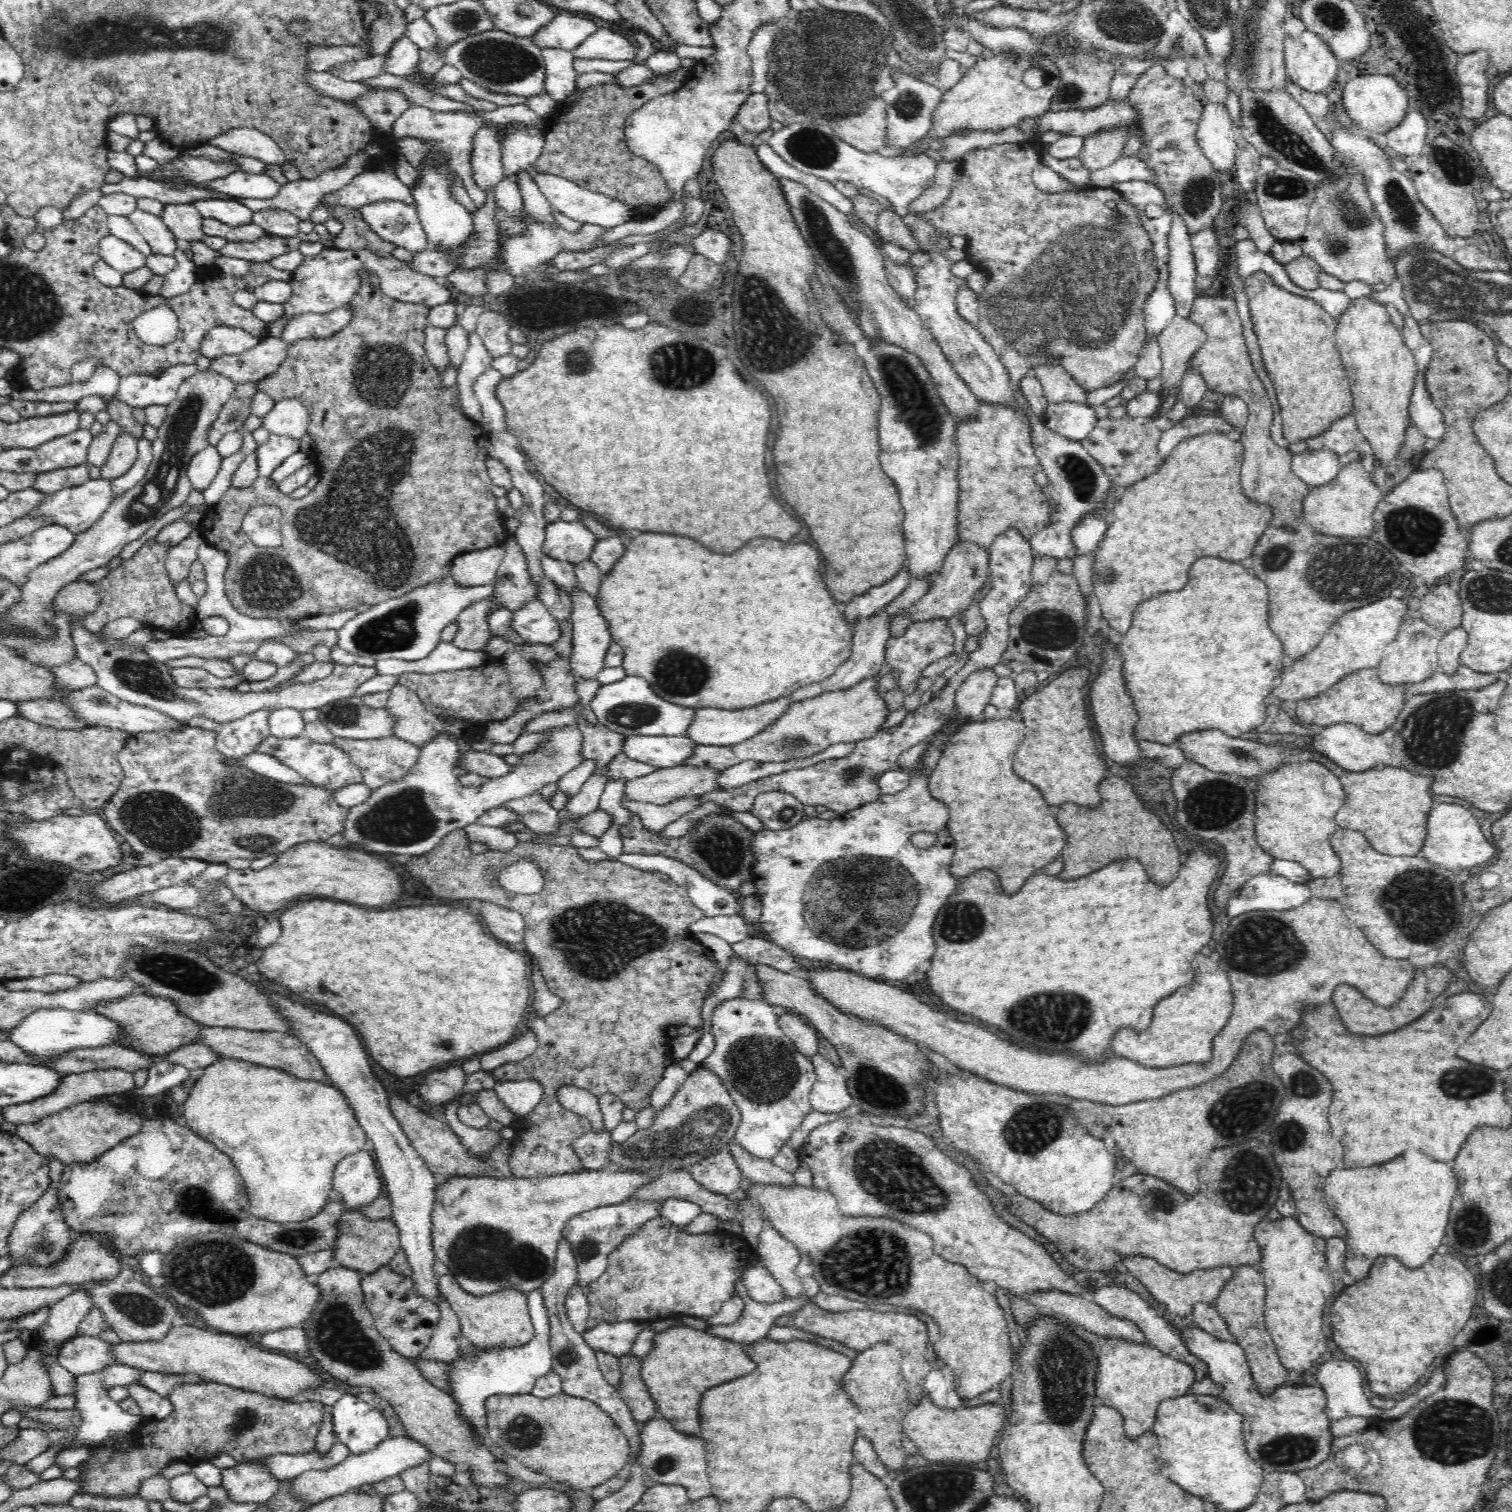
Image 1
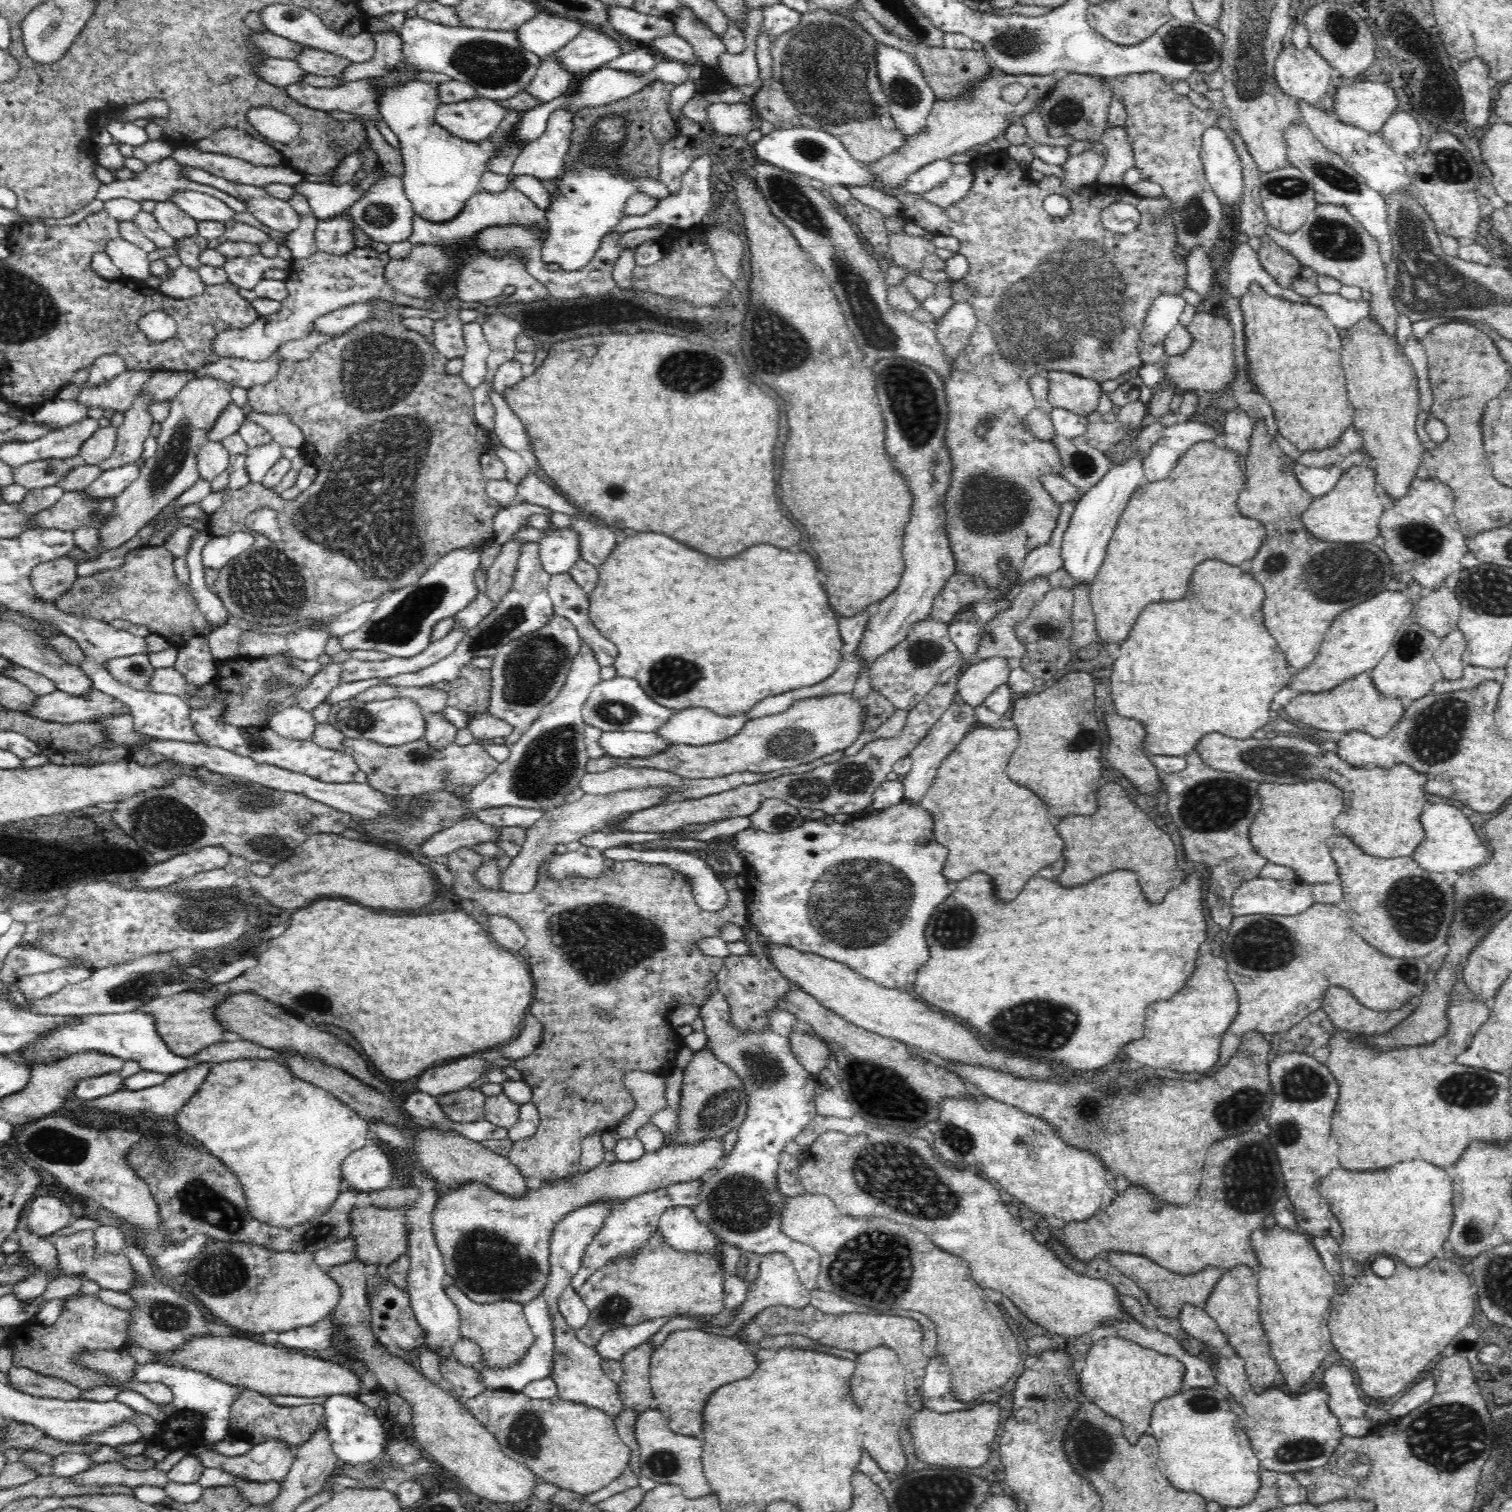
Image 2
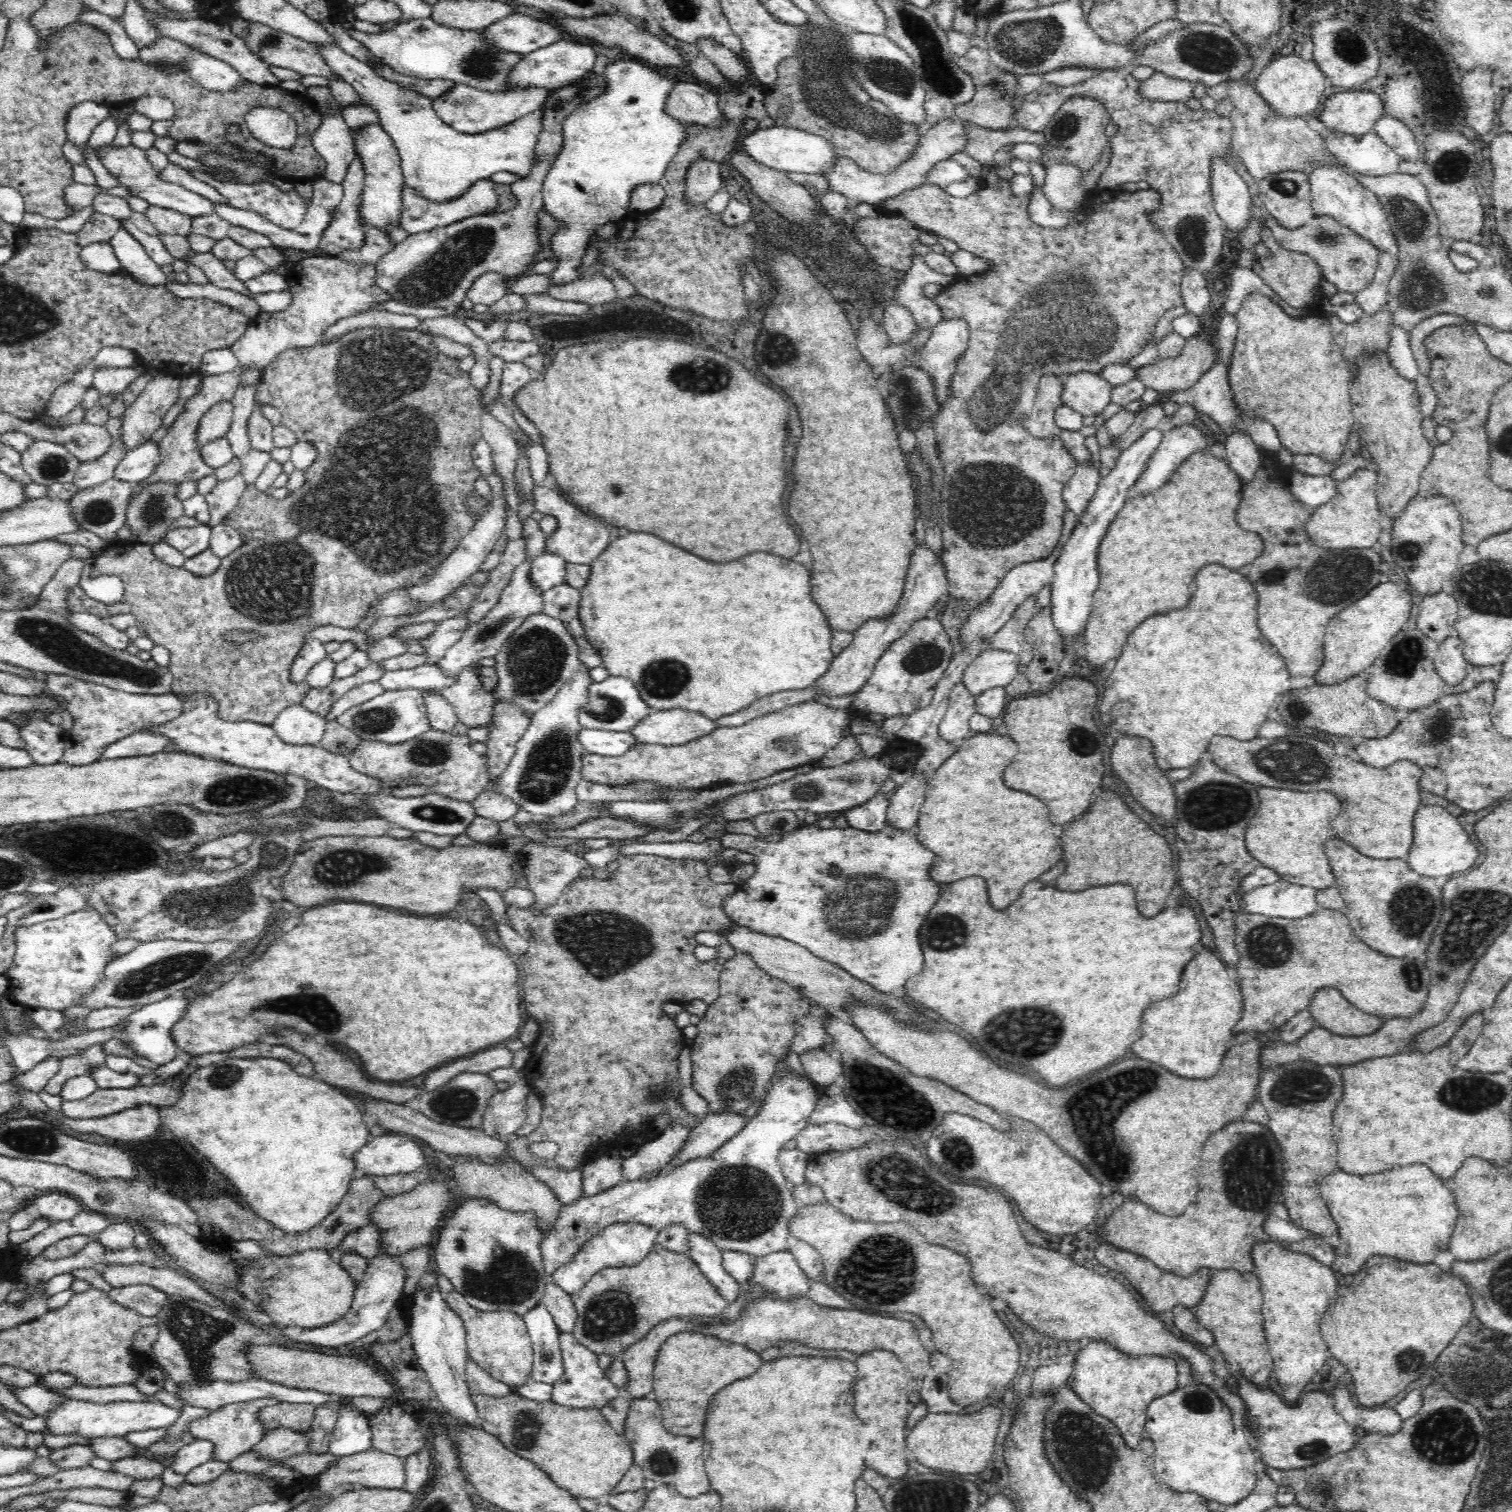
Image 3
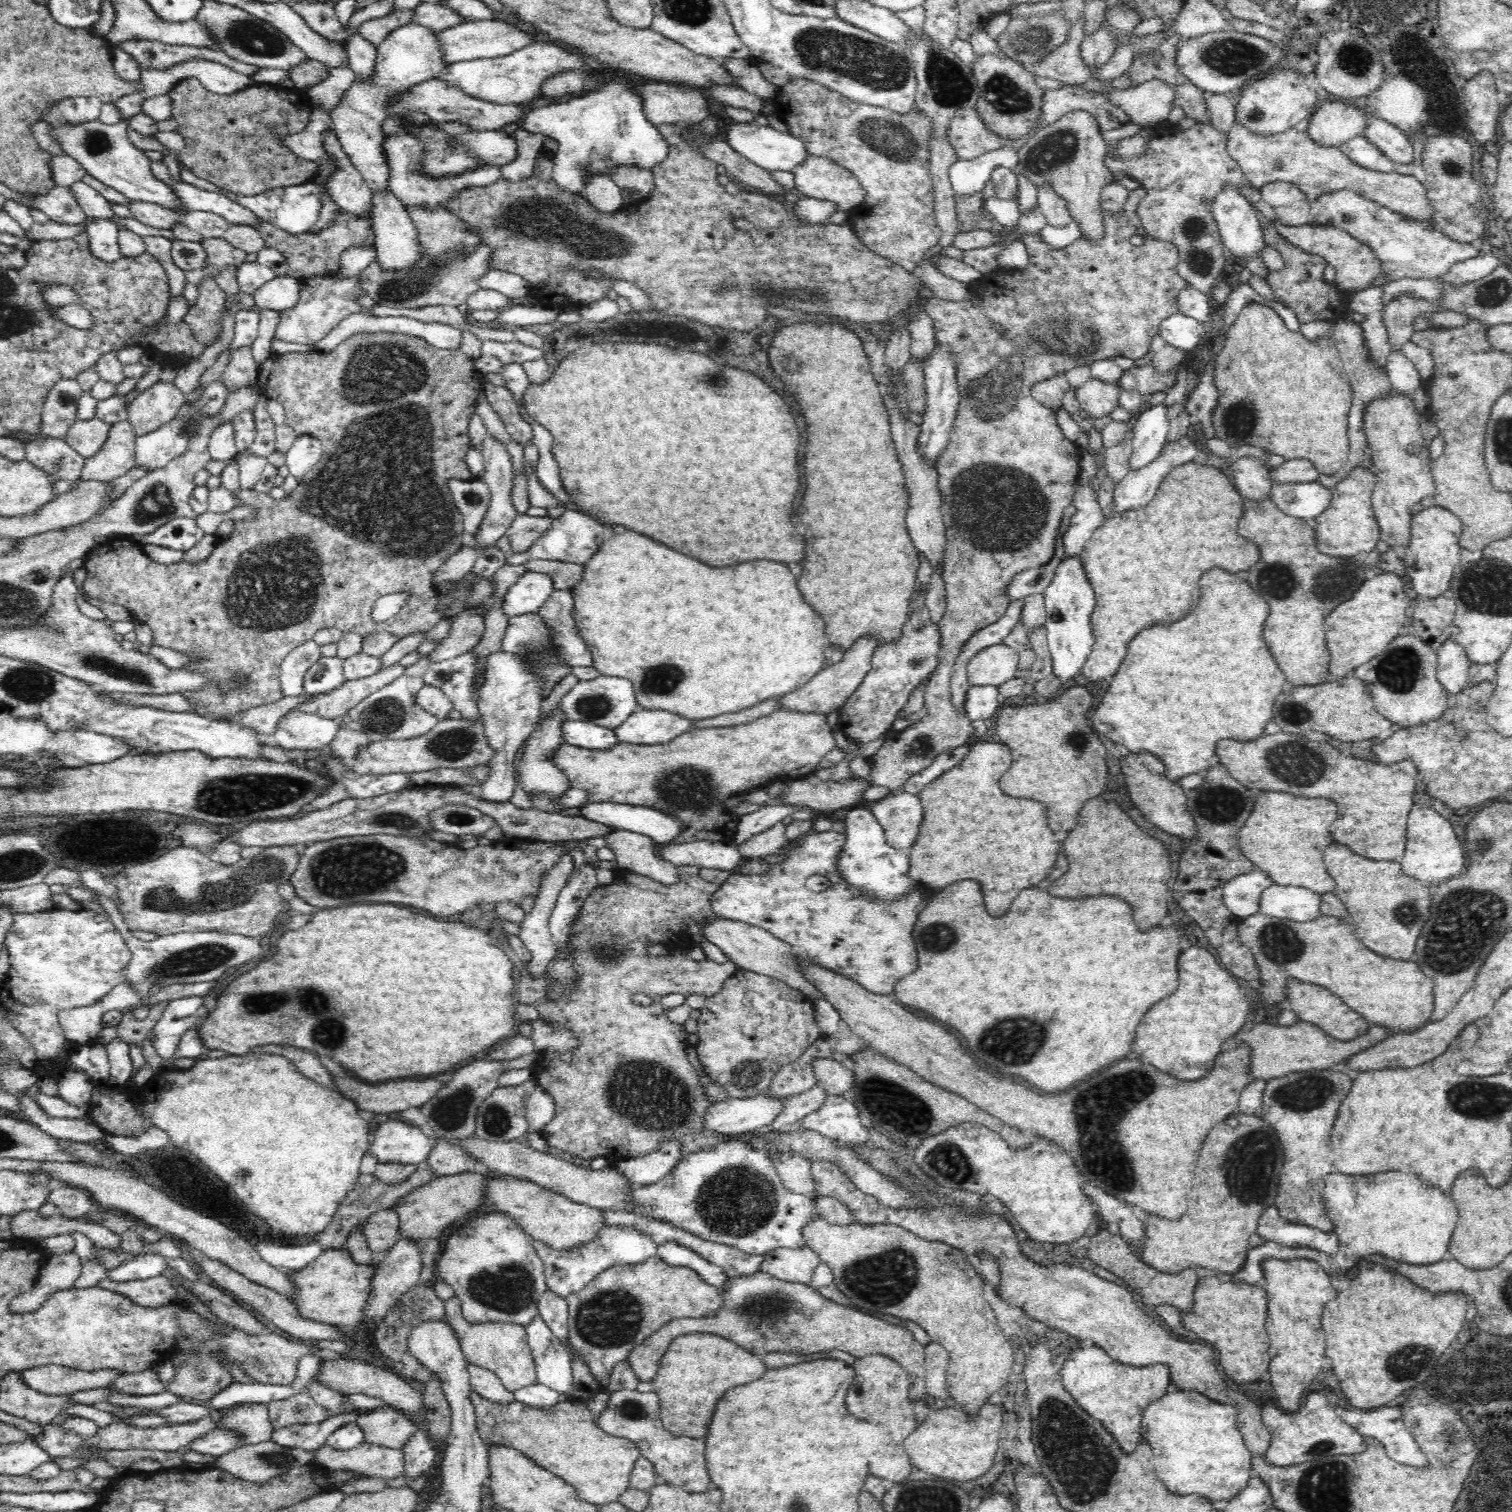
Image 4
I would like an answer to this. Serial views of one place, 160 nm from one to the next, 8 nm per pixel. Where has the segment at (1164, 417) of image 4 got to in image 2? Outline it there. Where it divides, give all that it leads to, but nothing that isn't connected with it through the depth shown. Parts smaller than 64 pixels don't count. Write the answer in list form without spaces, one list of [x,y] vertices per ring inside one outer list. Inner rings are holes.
[[[1132,453],[1129,457],[1124,464],[1112,465],[1102,480],[1087,490],[1076,503],[1061,548],[1063,570],[1073,578],[1073,586],[1091,584],[1096,578],[1120,516],[1136,488],[1144,484],[1143,458],[1138,453]]]

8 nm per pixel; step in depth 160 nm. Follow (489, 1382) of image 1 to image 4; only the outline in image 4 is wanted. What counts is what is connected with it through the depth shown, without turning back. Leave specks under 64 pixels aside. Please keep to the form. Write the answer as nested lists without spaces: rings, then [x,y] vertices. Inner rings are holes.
[[[540,1315],[527,1324],[525,1329],[532,1349],[538,1384],[548,1386],[568,1401],[569,1393],[573,1390],[573,1360],[564,1344],[554,1336]]]

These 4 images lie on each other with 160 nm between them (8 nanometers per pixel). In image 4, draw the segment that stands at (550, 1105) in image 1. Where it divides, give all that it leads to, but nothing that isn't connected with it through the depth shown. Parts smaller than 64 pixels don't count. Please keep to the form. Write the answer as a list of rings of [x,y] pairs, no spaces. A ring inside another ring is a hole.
[[[682,865],[677,866],[677,869],[678,883],[666,885],[630,872],[625,878],[616,878],[608,886],[599,884],[588,896],[570,927],[567,954],[578,976],[568,994],[545,1002],[549,989],[547,972],[542,972],[542,976],[531,976],[526,963],[516,966],[520,978],[516,984],[520,1004],[533,1005],[540,1016],[552,1022],[555,1028],[566,1028],[578,1039],[578,1046],[574,1046],[574,1050],[566,1050],[562,1054],[546,1050],[532,1066],[532,1076],[554,1099],[554,1118],[540,1130],[540,1134],[549,1146],[569,1152],[570,1155],[585,1160],[606,1156],[610,1161],[620,1161],[651,1154],[658,1150],[660,1142],[679,1140],[682,1157],[686,1157],[712,1149],[725,1141],[722,1133],[706,1129],[704,1125],[706,1110],[714,1102],[704,1093],[703,1081],[698,1078],[696,1069],[687,1057],[689,1034],[682,1025],[670,1022],[660,998],[674,993],[711,997],[722,990],[726,979],[738,968],[730,960],[722,965],[713,960],[696,961],[686,957],[688,949],[694,947],[686,920],[690,918],[703,926],[717,917],[712,898],[720,885],[702,880],[699,866]],[[658,944],[666,946],[669,952],[657,958],[648,955],[650,946]],[[638,992],[650,996],[652,1003],[648,1006],[634,1004],[632,996]]]

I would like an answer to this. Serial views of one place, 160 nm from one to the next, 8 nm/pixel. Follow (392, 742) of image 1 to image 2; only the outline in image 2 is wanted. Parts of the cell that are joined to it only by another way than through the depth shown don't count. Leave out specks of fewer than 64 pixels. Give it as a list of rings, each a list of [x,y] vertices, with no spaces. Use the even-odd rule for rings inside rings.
[[[344,738],[342,750],[348,752],[359,769],[367,774],[368,784],[388,796],[414,796],[426,792],[454,792],[458,786],[479,788],[487,783],[488,777],[499,765],[477,742],[460,746],[448,743],[443,749],[436,749],[426,739],[407,742],[400,746],[380,745],[377,742]]]

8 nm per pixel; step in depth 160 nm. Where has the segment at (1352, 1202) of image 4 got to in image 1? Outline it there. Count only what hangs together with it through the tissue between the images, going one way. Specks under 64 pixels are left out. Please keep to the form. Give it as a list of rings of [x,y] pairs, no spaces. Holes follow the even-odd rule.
[[[1406,1150],[1406,1154],[1382,1166],[1356,1170],[1342,1168],[1331,1172],[1323,1182],[1323,1195],[1347,1230],[1344,1239],[1348,1274],[1352,1274],[1358,1280],[1366,1278],[1370,1266],[1378,1256],[1396,1256],[1408,1268],[1424,1266],[1432,1258],[1432,1254],[1436,1254],[1436,1248],[1442,1244],[1456,1188],[1458,1182],[1448,1164],[1434,1162],[1424,1154],[1414,1154],[1412,1150]]]

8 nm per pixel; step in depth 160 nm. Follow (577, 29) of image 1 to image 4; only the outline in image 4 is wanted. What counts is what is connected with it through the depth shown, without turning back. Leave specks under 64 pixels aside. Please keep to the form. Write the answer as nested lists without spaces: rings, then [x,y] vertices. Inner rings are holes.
[[[497,18],[478,20],[478,22],[466,21],[438,31],[436,38],[444,53],[444,61],[448,64],[478,60],[478,58],[502,58],[534,43],[534,34],[518,29],[515,23],[509,24]]]

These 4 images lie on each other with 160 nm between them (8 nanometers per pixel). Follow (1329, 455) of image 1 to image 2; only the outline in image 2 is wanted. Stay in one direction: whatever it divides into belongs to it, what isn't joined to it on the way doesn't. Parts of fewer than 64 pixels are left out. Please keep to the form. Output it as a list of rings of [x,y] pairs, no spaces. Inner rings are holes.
[[[1296,463],[1293,469],[1298,482],[1312,495],[1313,499],[1334,490],[1343,474],[1341,467],[1336,466],[1312,468]]]

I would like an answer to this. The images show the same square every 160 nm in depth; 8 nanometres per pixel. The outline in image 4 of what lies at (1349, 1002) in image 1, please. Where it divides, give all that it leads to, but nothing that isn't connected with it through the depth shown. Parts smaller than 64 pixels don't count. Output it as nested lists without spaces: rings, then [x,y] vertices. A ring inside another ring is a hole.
[[[1290,977],[1286,982],[1287,1000],[1298,1018],[1304,1022],[1319,1026],[1326,1034],[1341,1041],[1348,1041],[1363,1035],[1371,1023],[1352,1010],[1339,996],[1332,994],[1326,987]]]

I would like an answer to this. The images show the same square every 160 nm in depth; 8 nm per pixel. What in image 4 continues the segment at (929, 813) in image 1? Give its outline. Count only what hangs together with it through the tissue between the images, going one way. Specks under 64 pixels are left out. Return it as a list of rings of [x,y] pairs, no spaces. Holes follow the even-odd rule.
[[[812,830],[810,834],[788,842],[777,853],[785,853],[786,858],[781,863],[772,864],[770,872],[750,875],[732,872],[730,878],[720,885],[719,890],[714,892],[712,907],[717,917],[744,922],[747,925],[767,930],[775,938],[799,950],[812,962],[851,978],[874,994],[890,995],[901,978],[912,974],[918,968],[918,956],[916,956],[916,946],[914,946],[914,938],[912,938],[912,928],[916,924],[920,910],[928,902],[924,900],[920,890],[910,892],[910,896],[907,895],[902,902],[884,903],[884,901],[868,899],[866,895],[860,895],[860,893],[848,889],[848,883],[844,883],[844,879],[838,874],[836,864],[845,840],[844,833],[832,830],[825,832]],[[814,874],[828,878],[832,882],[830,888],[824,892],[811,892],[806,889],[806,880]]]

